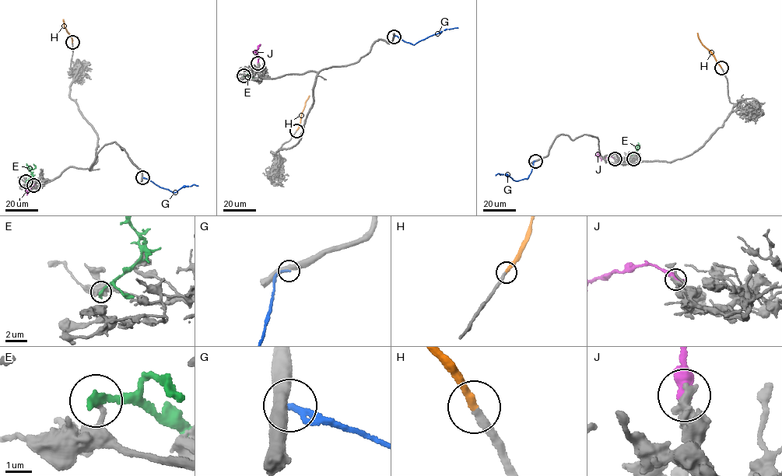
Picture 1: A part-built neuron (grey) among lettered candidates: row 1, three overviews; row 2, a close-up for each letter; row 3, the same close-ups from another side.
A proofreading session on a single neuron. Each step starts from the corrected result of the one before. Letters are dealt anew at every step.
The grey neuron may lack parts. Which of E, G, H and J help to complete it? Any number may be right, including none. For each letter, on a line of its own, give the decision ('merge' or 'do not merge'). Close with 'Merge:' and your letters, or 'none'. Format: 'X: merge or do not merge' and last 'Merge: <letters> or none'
E: do not merge
G: do not merge
H: merge
J: do not merge
Merge: H

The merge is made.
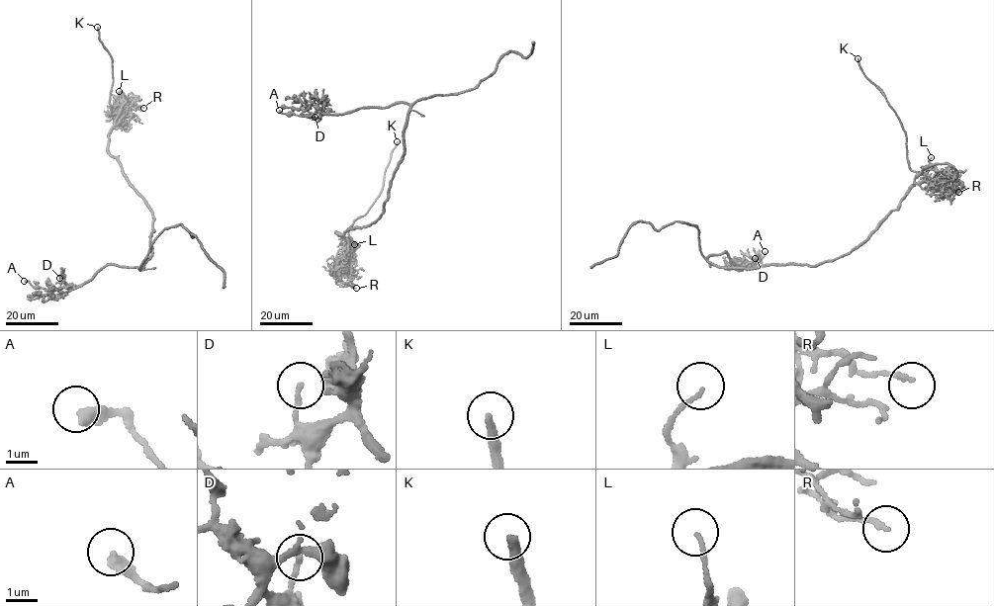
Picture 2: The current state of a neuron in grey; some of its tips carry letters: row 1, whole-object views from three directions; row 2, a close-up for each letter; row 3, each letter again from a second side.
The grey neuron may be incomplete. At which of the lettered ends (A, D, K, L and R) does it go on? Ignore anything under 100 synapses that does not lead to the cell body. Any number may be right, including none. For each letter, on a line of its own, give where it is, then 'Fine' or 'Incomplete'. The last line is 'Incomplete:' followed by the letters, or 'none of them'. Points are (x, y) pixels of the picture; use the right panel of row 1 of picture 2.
A: Place: (765, 251). Fine
D: Place: (755, 258). Fine
K: Place: (858, 58). Incomplete
L: Place: (931, 157). Fine
R: Place: (958, 192). Fine
Incomplete: K

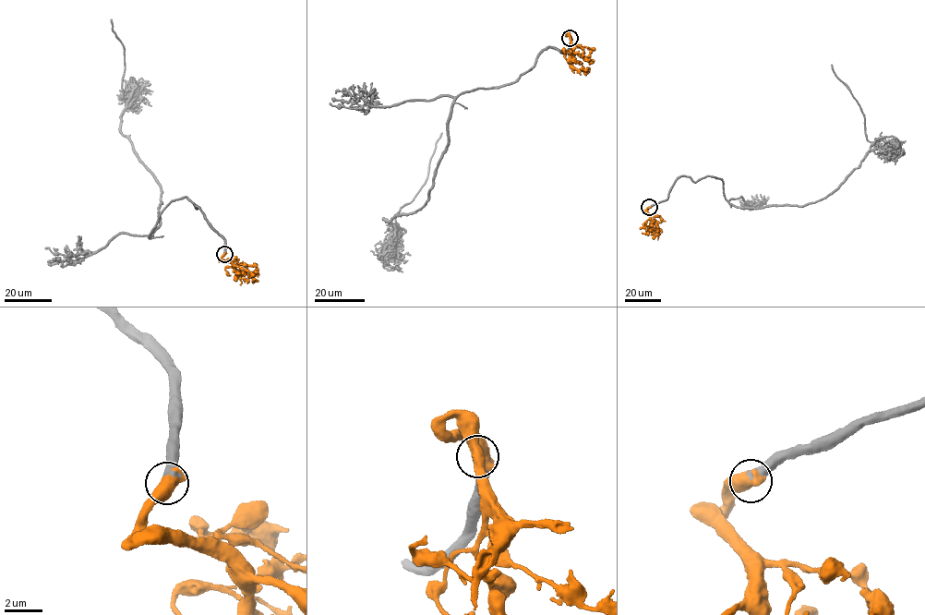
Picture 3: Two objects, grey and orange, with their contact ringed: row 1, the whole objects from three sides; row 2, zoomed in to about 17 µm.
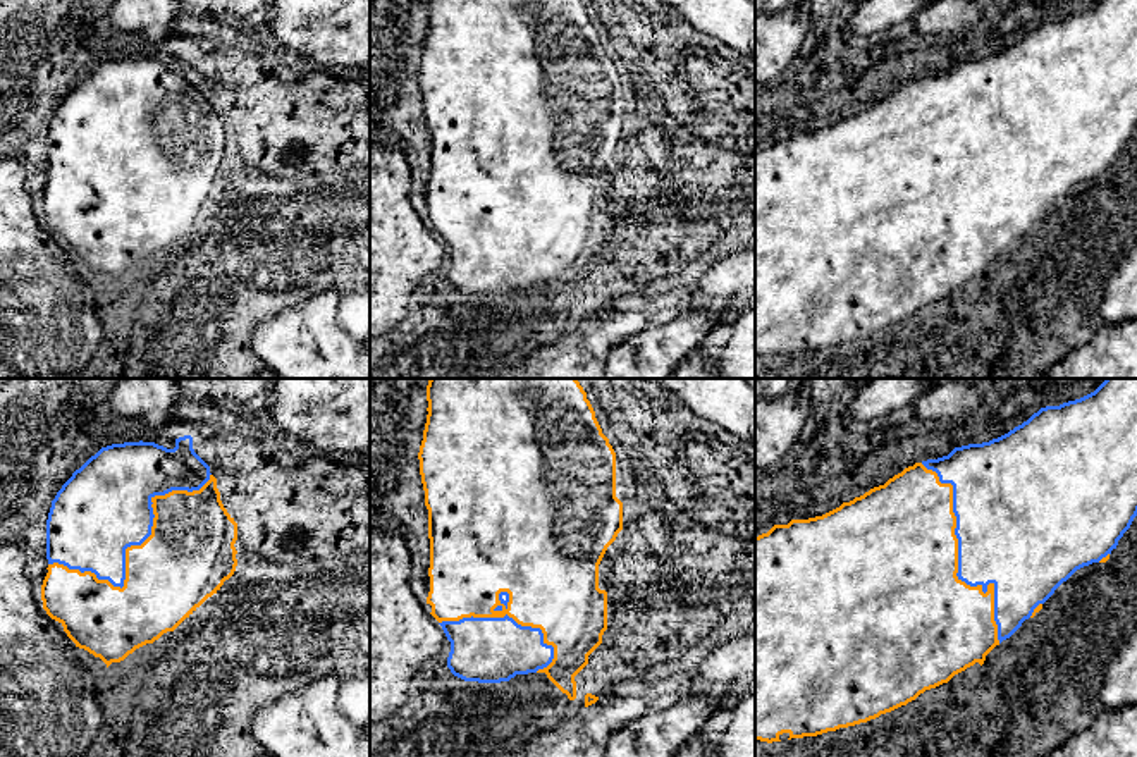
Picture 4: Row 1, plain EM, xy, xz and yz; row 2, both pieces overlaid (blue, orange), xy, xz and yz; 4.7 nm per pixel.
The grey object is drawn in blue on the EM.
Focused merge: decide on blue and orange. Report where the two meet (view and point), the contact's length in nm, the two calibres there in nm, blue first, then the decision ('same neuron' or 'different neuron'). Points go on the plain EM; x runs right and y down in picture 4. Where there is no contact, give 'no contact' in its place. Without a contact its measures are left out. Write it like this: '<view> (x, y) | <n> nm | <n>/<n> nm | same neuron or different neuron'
xy (131, 159) | 850 nm | 440/400 nm | same neuron

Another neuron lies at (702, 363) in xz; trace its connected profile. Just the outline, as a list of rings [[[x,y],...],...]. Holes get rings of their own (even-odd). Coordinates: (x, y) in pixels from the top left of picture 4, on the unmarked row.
[[[698,349],[691,353],[674,372],[671,378],[717,378],[716,353]]]

